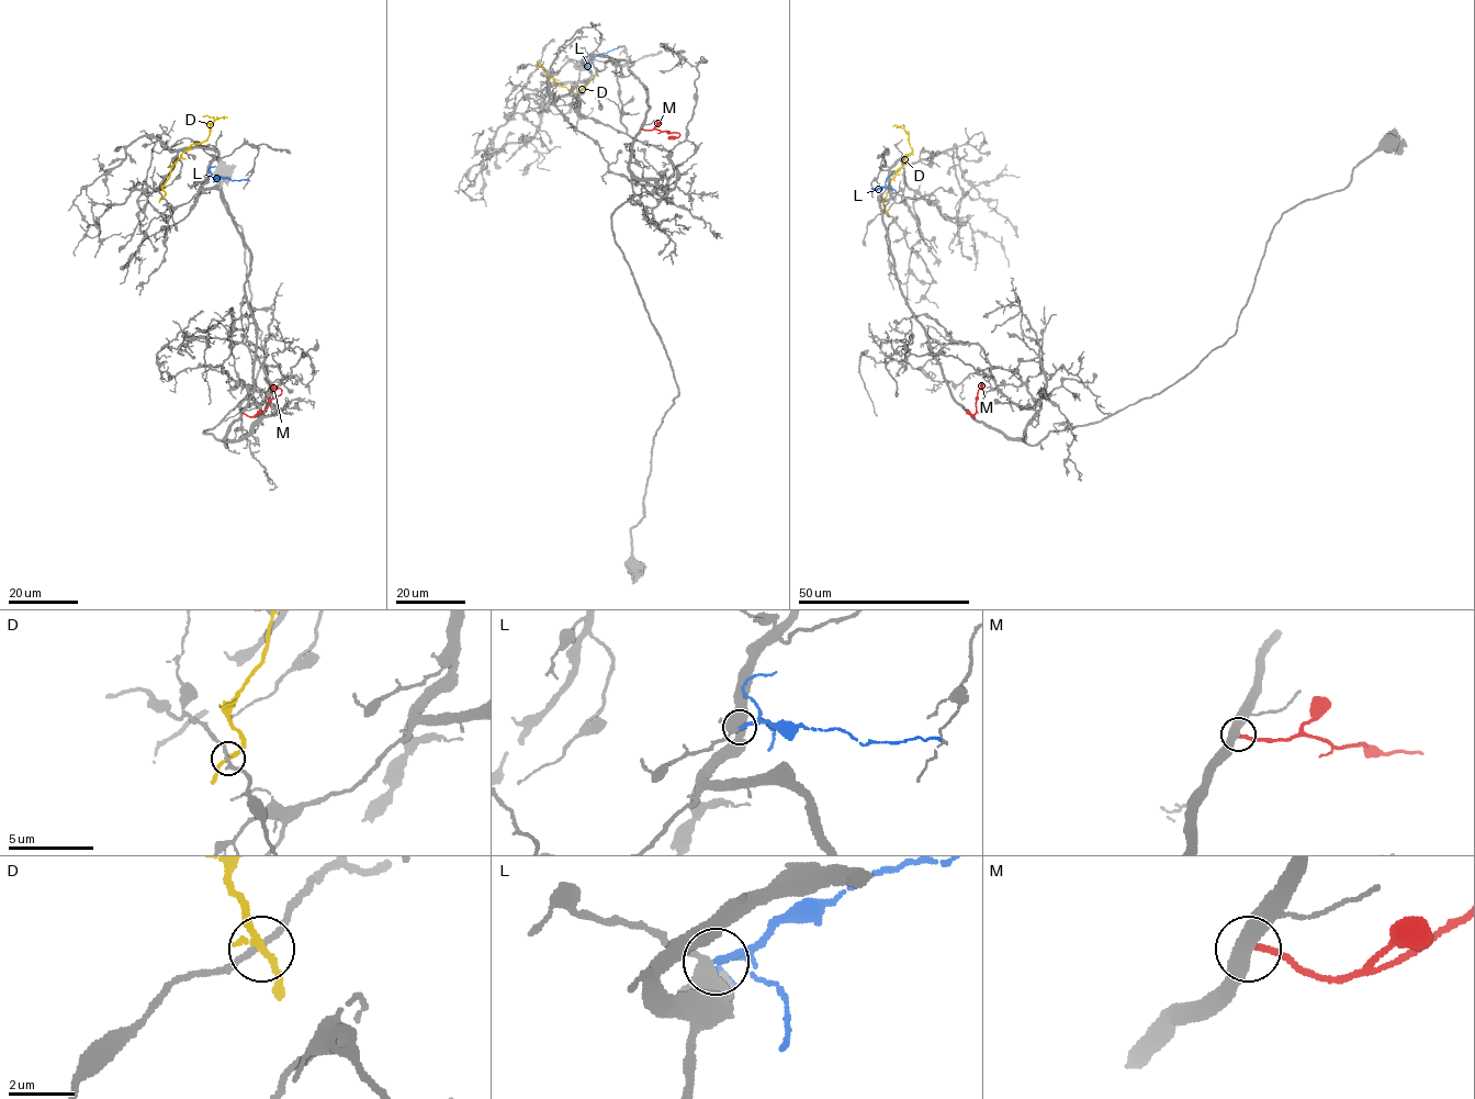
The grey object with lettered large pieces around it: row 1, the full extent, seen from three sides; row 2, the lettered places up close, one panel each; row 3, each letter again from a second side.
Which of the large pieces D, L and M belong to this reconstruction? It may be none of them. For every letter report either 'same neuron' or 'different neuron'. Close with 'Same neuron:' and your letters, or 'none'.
D: different neuron
L: different neuron
M: different neuron
Same neuron: none

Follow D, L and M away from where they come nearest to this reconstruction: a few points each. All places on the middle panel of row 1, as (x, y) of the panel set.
D: (539, 66), (541, 64), (538, 64), (556, 86), (565, 87), (573, 93), (581, 91), (597, 74)
L: (582, 63), (622, 46)
M: (642, 129), (678, 133), (678, 136), (667, 138)

